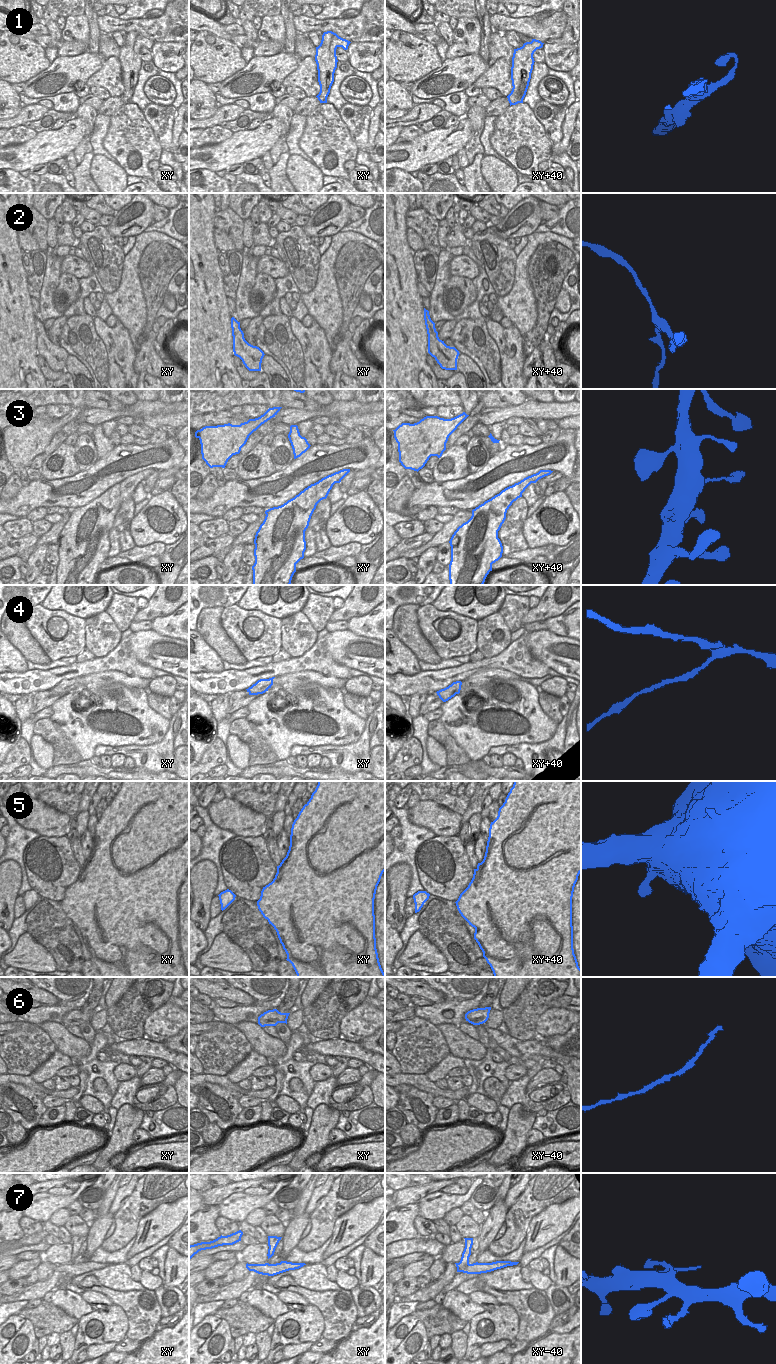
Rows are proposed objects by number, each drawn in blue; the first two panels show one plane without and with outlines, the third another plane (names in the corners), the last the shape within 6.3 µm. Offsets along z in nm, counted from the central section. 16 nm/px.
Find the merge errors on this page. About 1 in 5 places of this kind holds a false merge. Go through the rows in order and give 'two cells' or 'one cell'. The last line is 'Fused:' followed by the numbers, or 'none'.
1: one cell
2: one cell
3: one cell
4: one cell
5: one cell
6: one cell
7: one cell
Fused: none

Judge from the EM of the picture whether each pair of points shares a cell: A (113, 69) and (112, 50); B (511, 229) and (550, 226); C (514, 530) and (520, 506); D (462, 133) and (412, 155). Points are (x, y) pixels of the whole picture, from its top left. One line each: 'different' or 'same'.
A: different
B: different
C: same
D: same

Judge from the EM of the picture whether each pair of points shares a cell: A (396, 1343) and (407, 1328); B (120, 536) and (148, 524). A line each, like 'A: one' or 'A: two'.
A: one
B: two

